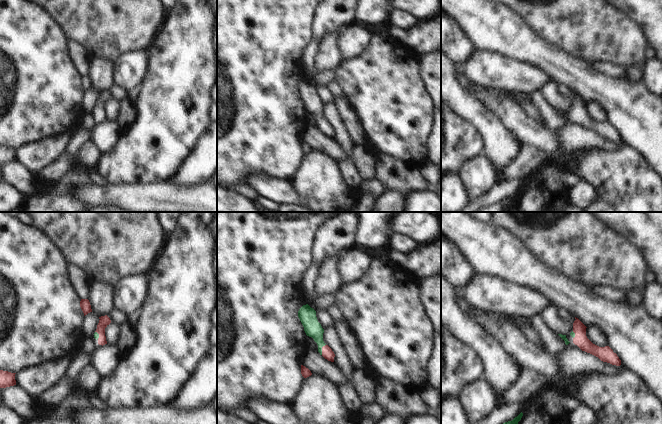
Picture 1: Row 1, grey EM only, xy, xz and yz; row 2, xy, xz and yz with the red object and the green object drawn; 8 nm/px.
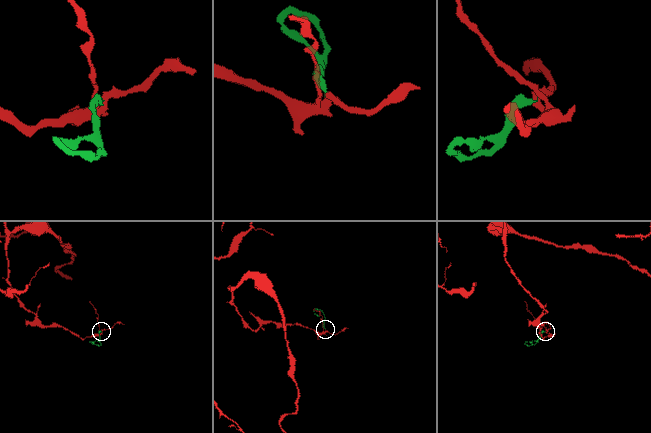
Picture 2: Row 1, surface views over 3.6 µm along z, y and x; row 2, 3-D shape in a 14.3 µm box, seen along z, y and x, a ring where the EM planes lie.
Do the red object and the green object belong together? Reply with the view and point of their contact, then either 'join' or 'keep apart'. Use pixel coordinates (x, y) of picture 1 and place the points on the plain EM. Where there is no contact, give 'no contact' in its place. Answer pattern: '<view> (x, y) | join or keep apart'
xz (322, 125) | join

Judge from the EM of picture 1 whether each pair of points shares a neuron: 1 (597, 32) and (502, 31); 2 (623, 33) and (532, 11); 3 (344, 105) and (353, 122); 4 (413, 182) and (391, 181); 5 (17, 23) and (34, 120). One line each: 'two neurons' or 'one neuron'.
1: two neurons
2: one neuron
3: one neuron
4: one neuron
5: one neuron

